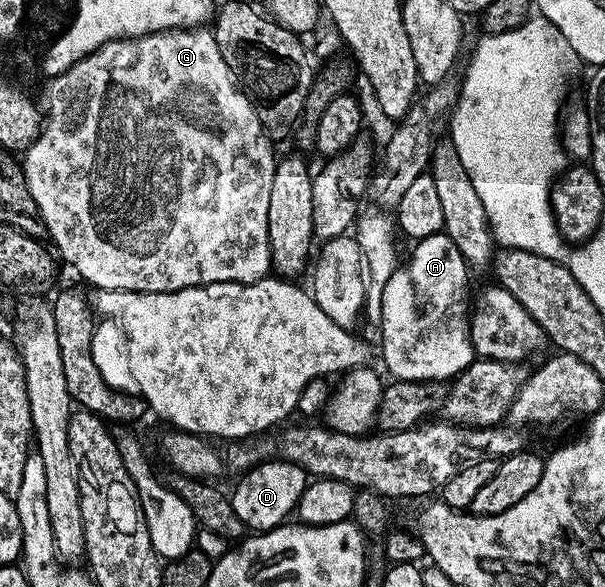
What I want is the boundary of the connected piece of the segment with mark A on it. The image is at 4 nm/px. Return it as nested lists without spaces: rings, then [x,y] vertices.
[[[445,231],[417,242],[410,262],[395,269],[383,289],[380,361],[399,381],[446,381],[476,359],[470,342],[470,273],[456,243]]]

